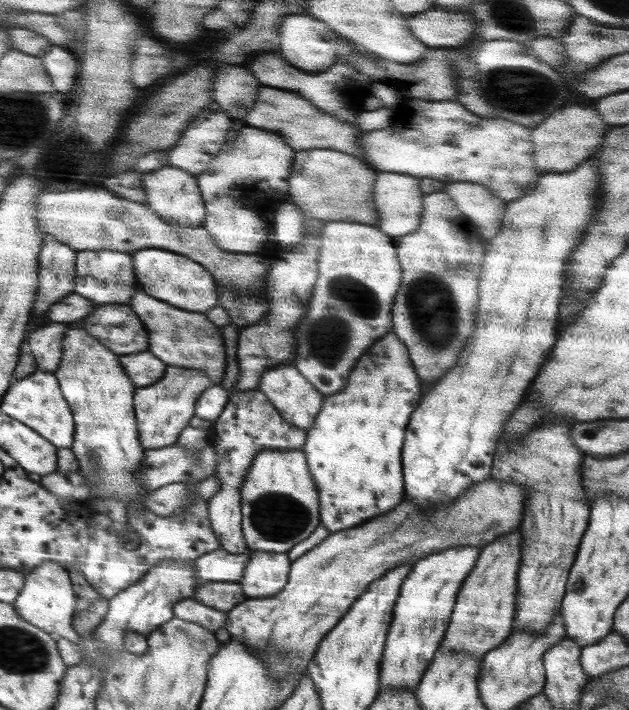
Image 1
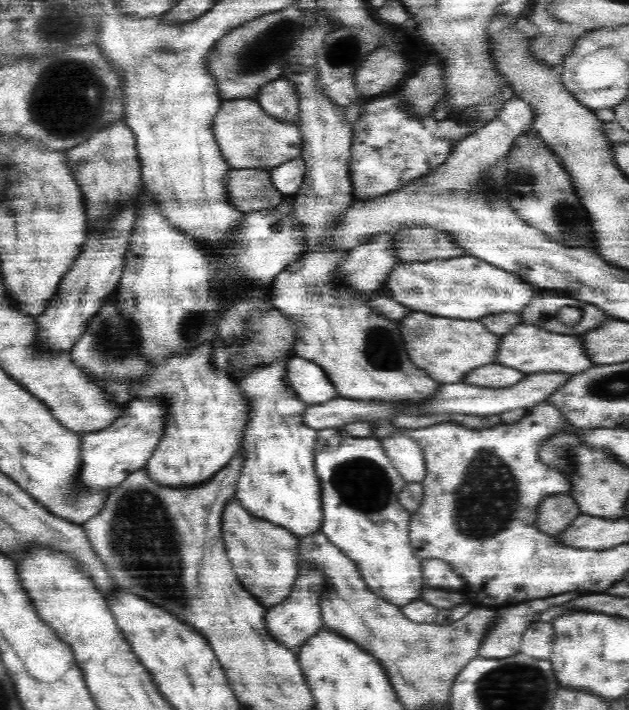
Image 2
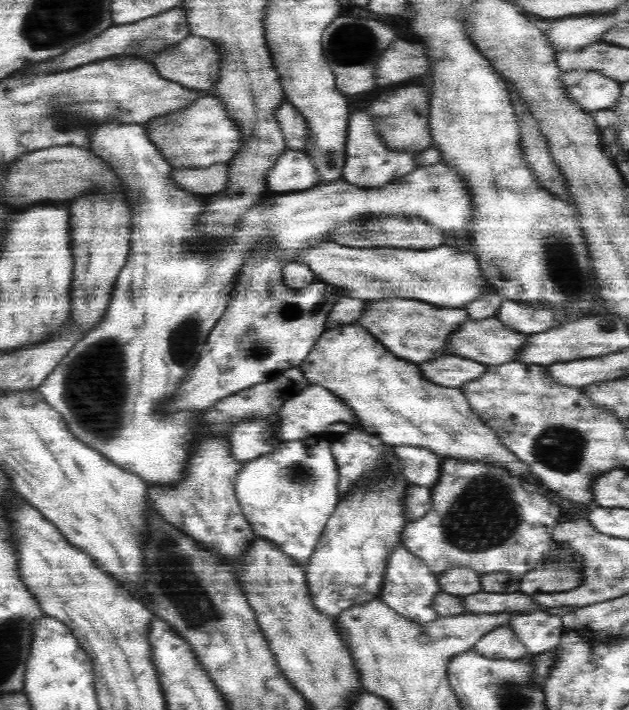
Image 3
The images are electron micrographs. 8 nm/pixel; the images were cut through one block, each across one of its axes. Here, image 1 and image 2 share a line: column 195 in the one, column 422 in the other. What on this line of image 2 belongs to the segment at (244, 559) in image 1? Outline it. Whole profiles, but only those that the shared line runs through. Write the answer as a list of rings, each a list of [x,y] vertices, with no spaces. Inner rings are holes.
[[[422,559],[422,576],[428,589],[462,590],[466,584],[447,562],[438,559]]]

